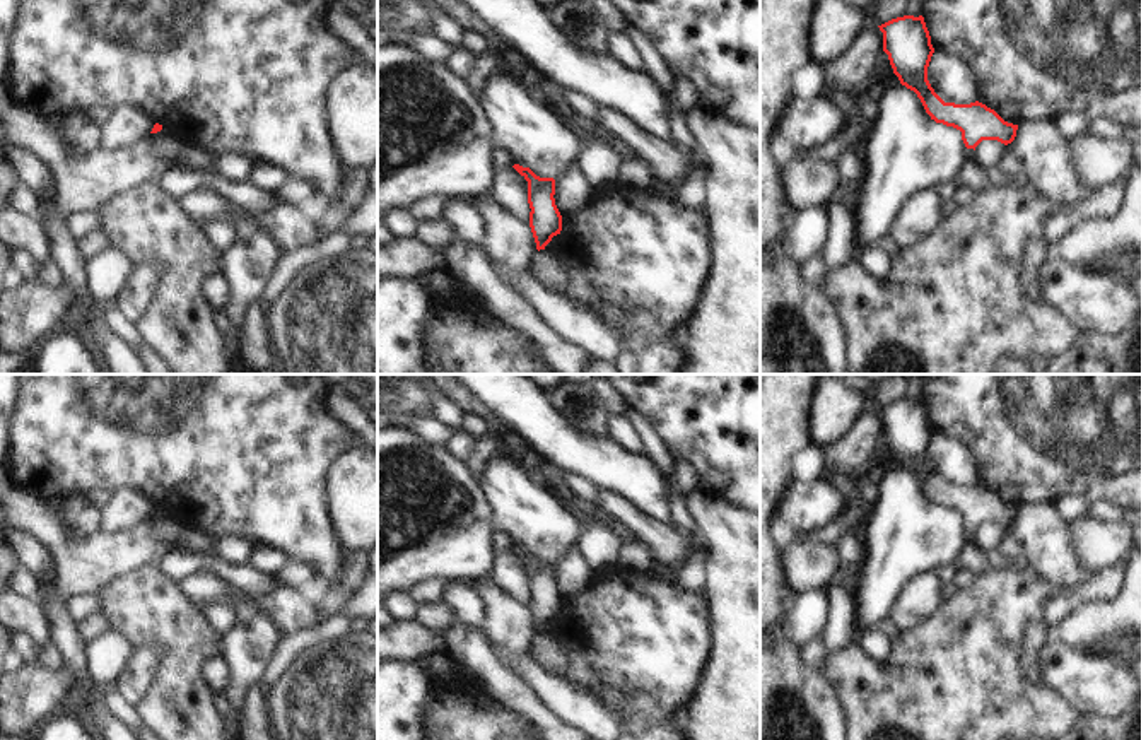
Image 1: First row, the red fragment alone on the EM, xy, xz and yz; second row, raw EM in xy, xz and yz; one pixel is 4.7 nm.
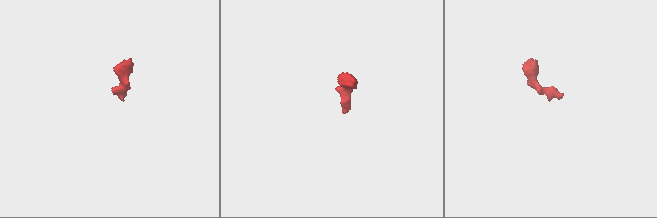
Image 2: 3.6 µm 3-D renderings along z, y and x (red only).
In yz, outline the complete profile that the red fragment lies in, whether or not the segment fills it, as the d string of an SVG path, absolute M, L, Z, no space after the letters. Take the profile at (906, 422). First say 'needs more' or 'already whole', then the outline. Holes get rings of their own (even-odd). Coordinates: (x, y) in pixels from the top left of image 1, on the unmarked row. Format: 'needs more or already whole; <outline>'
needs more; M904 398L878 410L883 415L883 434L888 438L893 456L902 468L917 477L931 502L960 513L967 532L975 533L982 523L1004 526L1008 533L998 550L1008 557L1023 555L1011 530L1018 508L1004 504L979 484L970 487L945 485L931 470L927 449L934 431L924 400Z

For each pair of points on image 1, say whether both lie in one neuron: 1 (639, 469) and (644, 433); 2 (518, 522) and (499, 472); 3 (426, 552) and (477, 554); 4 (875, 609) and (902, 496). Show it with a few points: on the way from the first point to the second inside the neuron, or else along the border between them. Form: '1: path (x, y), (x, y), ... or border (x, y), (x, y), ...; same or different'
1: border (643, 453), (668, 486); different
2: path (518, 510), (504, 484); same
3: path (438, 552), (465, 552); same
4: path (880, 581), (902, 540), (902, 523); same

